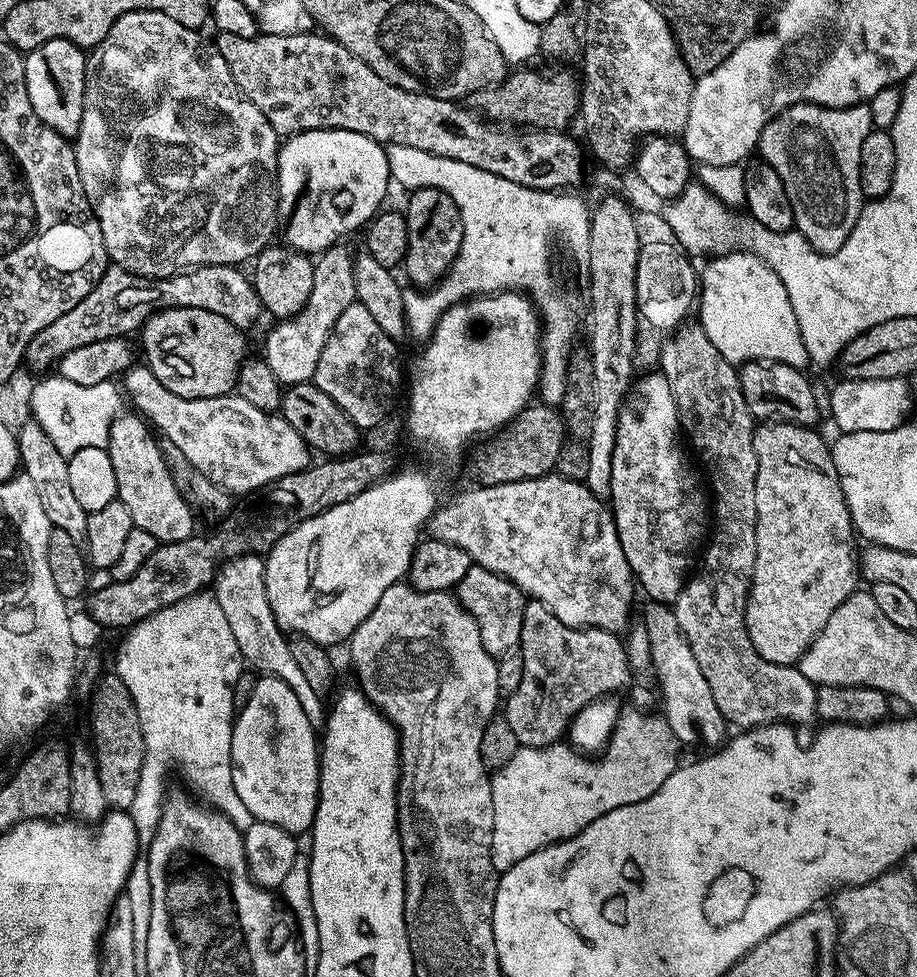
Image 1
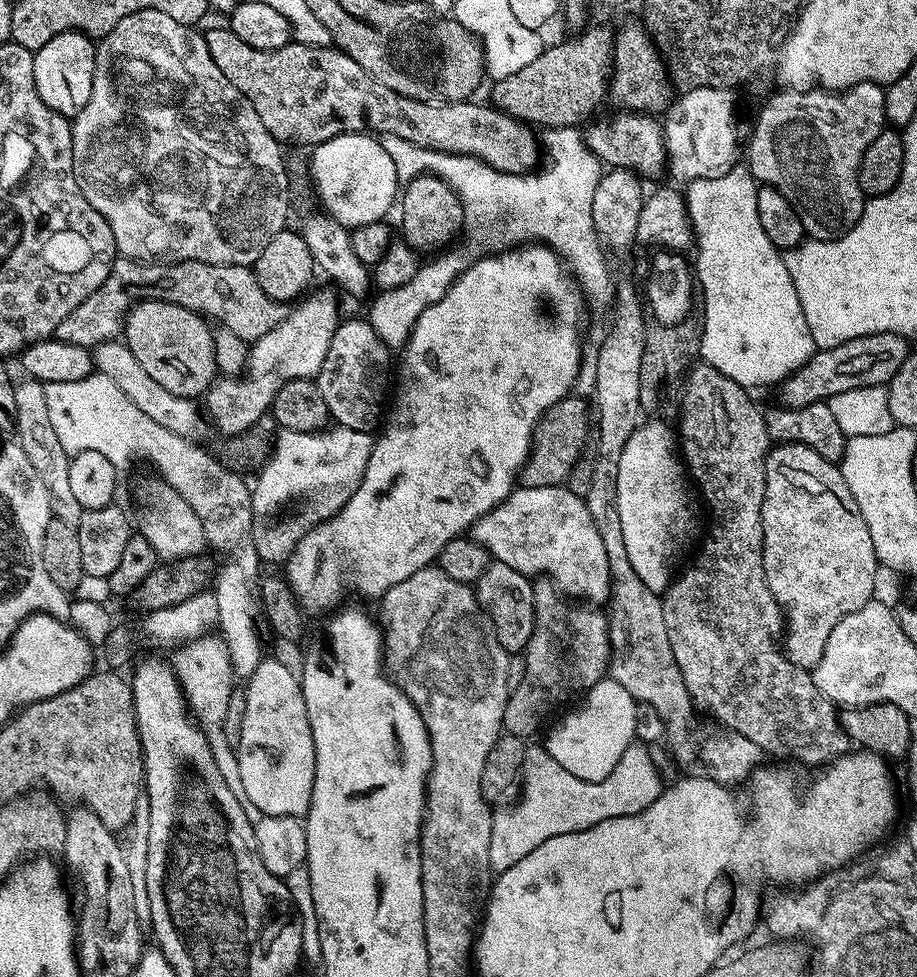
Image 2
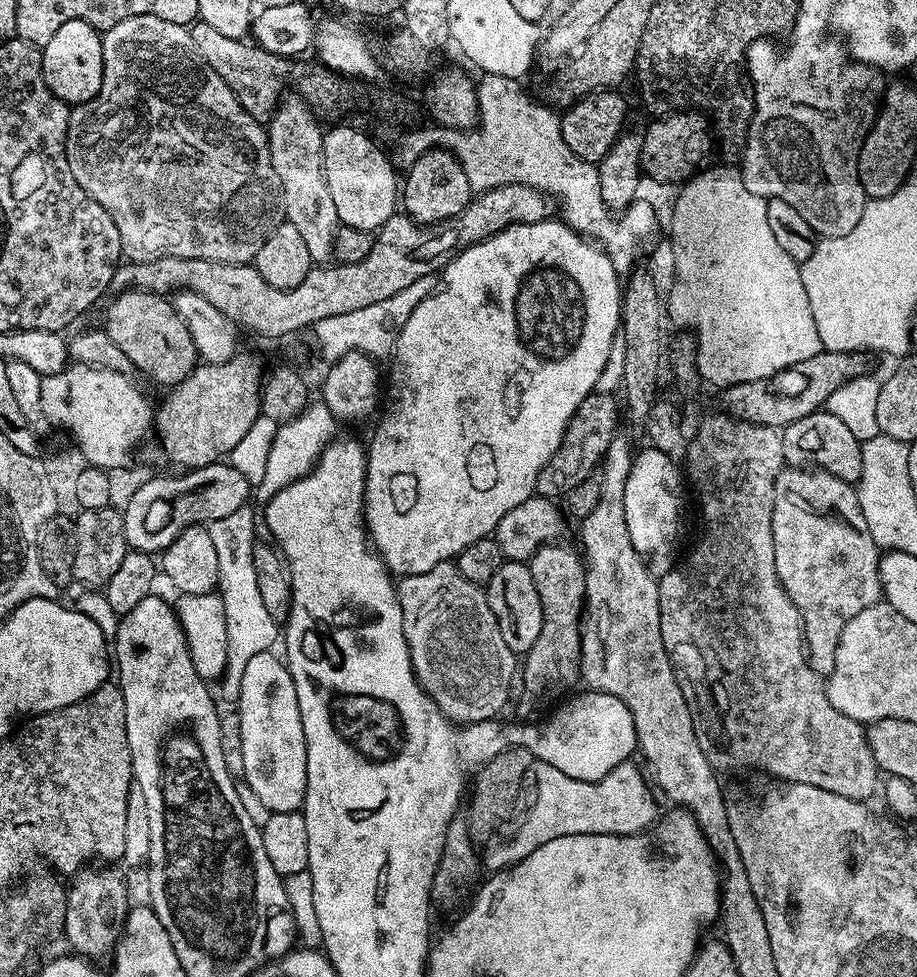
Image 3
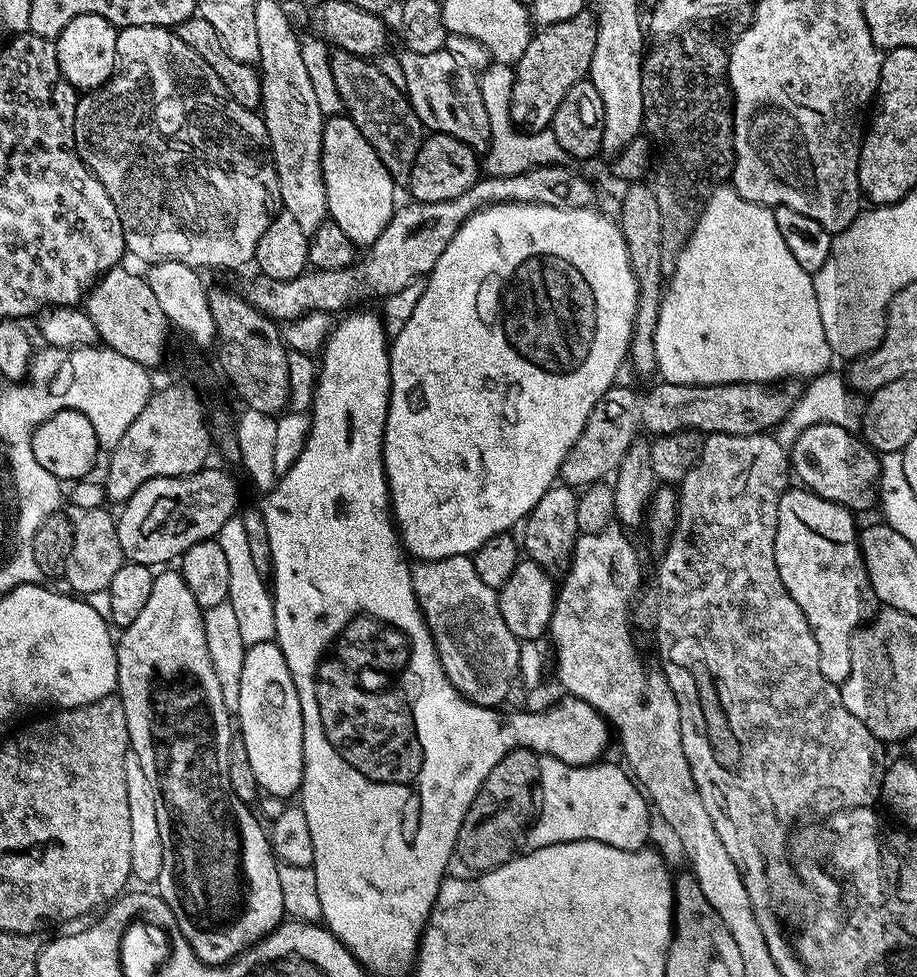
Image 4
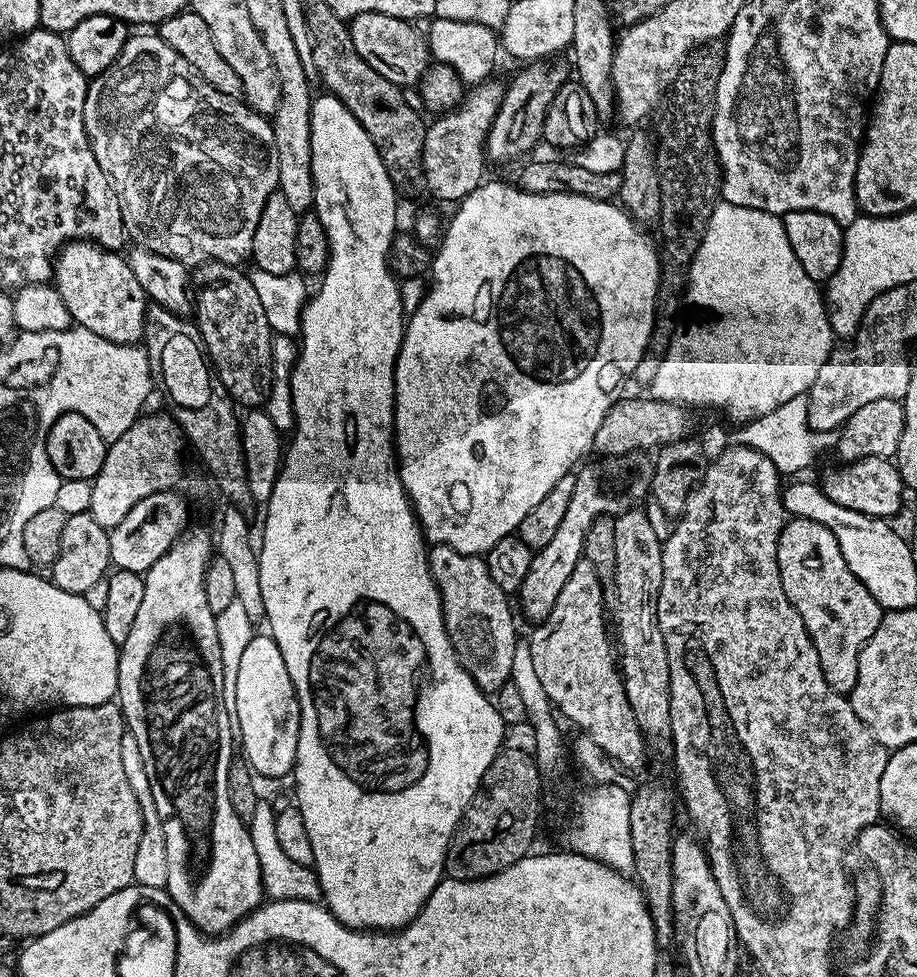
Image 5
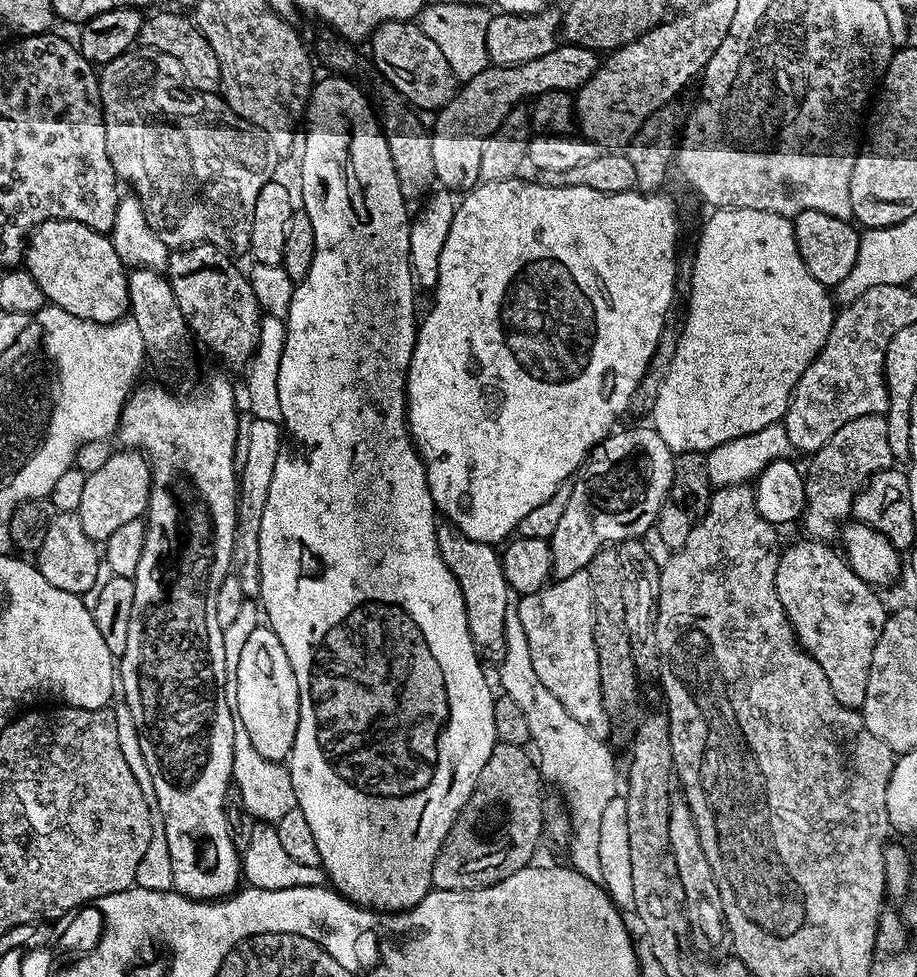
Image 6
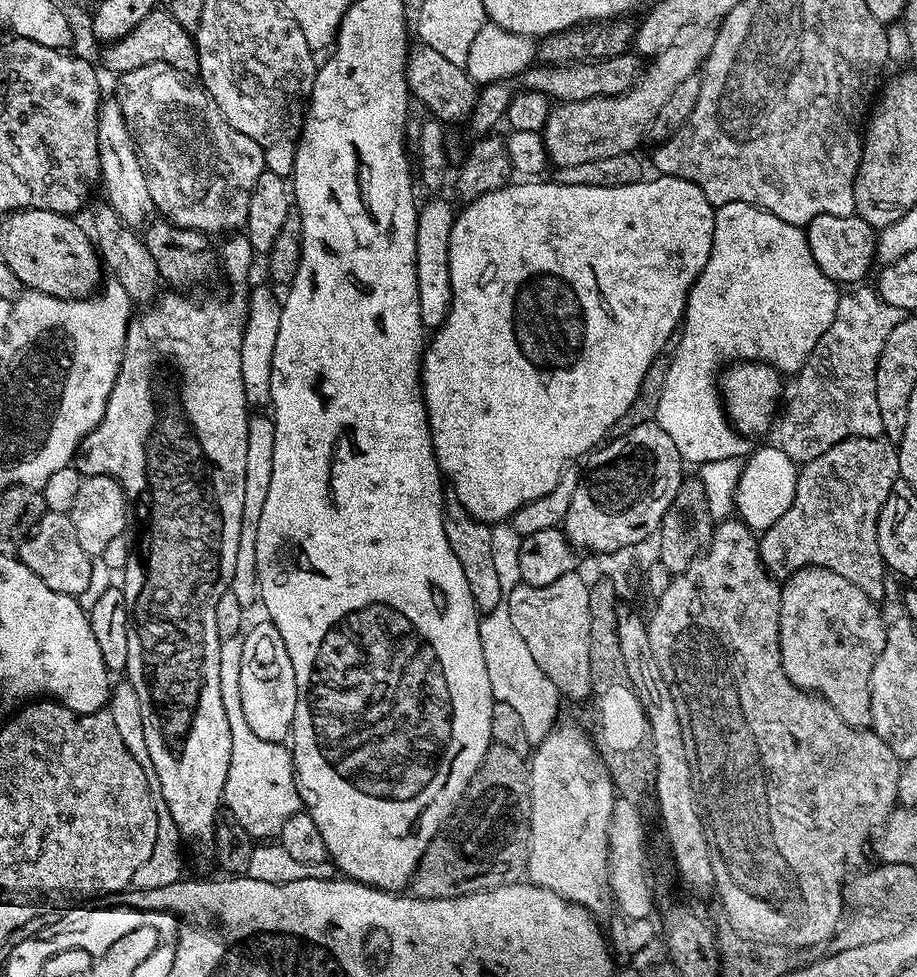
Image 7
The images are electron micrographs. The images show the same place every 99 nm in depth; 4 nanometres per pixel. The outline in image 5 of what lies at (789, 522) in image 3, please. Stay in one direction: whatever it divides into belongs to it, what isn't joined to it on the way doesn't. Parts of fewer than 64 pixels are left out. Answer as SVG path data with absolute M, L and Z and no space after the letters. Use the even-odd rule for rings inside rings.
M793 517L785 523L783 532L779 536L778 566L782 588L791 604L798 610L807 633L810 634L811 641L818 650L826 682L830 682L830 686L836 692L852 693L858 682L860 651L874 631L878 630L884 609L848 568L834 534L818 521Z

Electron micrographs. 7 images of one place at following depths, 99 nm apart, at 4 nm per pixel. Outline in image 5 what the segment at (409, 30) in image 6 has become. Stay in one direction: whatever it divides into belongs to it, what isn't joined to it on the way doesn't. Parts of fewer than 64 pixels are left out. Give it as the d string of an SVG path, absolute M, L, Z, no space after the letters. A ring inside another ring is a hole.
M358 14L350 21L354 50L382 74L382 78L390 78L399 88L411 89L410 86L419 85L425 72L430 67L430 53L428 41L423 31L411 20L394 18L390 14Z

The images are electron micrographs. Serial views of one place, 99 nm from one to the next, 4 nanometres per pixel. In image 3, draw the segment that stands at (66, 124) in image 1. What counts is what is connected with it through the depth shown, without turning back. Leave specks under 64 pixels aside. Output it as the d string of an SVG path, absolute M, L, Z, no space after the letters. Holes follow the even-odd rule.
M81 20L66 22L66 26L59 28L58 34L46 42L42 50L42 70L46 86L50 86L52 93L65 104L75 106L87 100L95 100L104 73L101 33Z

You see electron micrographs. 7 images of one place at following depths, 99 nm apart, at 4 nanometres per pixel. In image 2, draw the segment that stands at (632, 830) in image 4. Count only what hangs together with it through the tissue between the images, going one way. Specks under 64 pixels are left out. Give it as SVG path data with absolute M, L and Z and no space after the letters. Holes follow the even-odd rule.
M634 742L618 758L618 766L610 770L602 782L586 782L582 778L574 778L543 748L529 747L524 754L524 771L522 785L524 793L520 796L520 804L512 809L504 808L492 817L490 830L490 866L493 873L499 874L510 870L514 862L522 862L530 850L542 846L546 838L554 838L558 834L570 834L578 830L586 830L598 822L606 822L606 818L622 818L630 814L638 814L660 797L662 783L660 772L652 761L652 756Z

